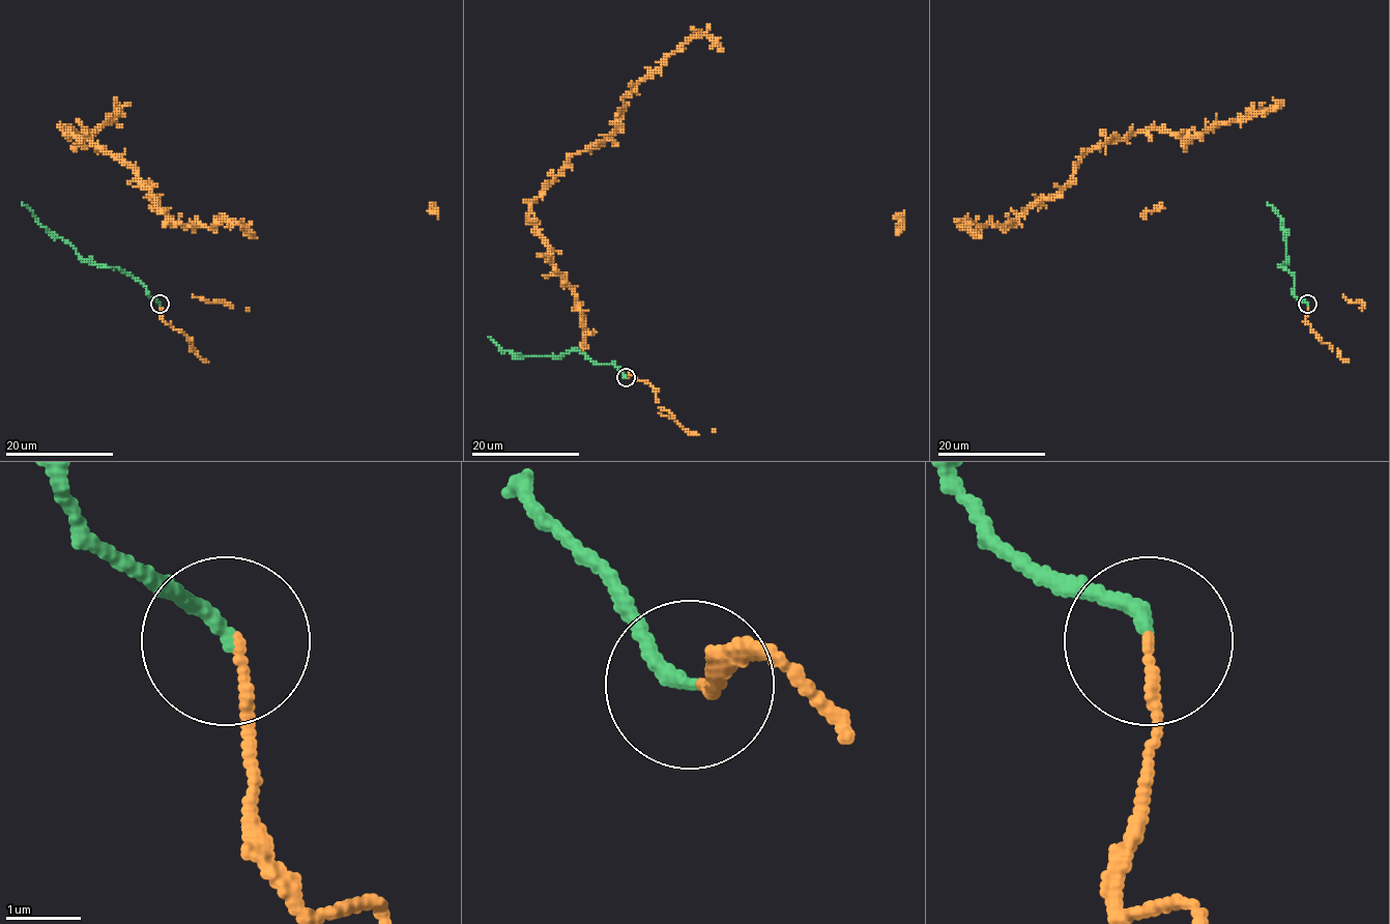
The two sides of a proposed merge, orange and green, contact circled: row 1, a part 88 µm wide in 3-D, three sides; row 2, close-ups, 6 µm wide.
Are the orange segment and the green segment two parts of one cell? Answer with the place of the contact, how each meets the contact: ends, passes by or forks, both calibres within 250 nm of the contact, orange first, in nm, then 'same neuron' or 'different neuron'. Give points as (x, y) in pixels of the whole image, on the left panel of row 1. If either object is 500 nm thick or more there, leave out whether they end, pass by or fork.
at (160, 304); orange ends there; green ends there; 130 nm thick on the orange side, 200 nm on the other; same neuron

